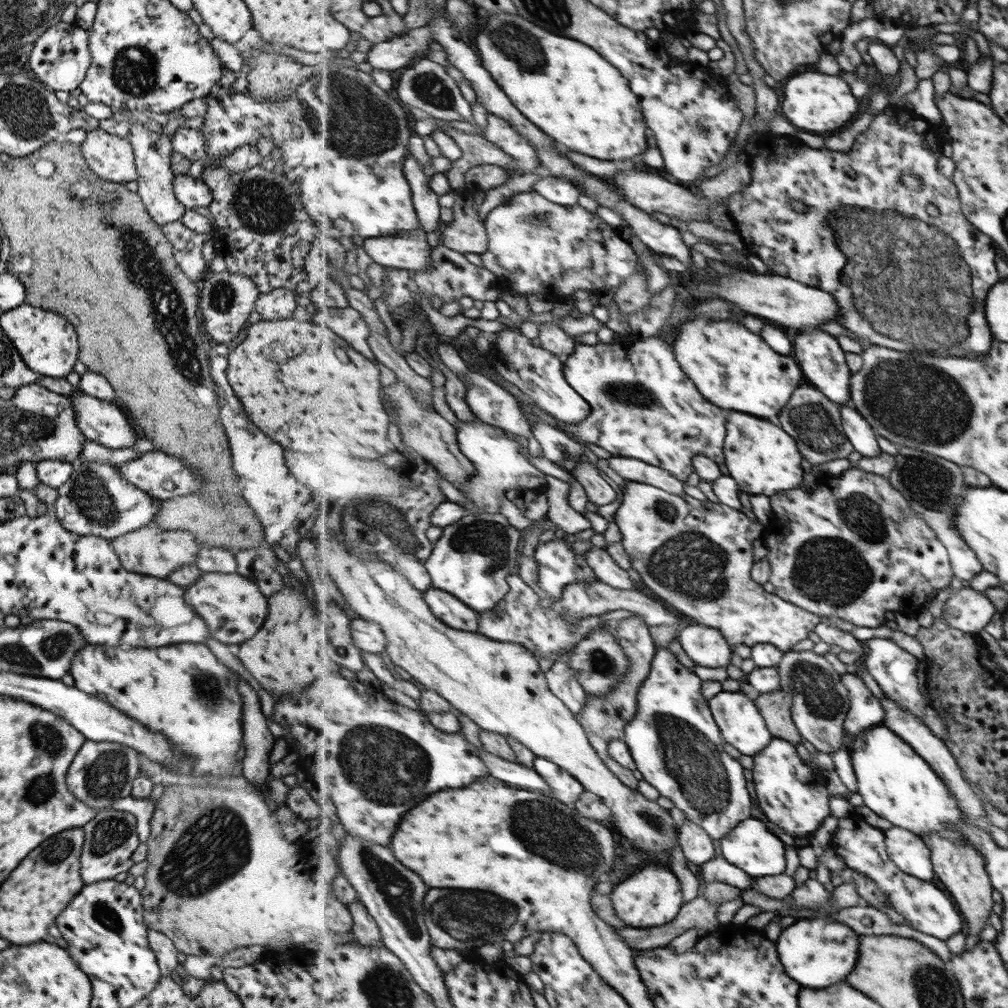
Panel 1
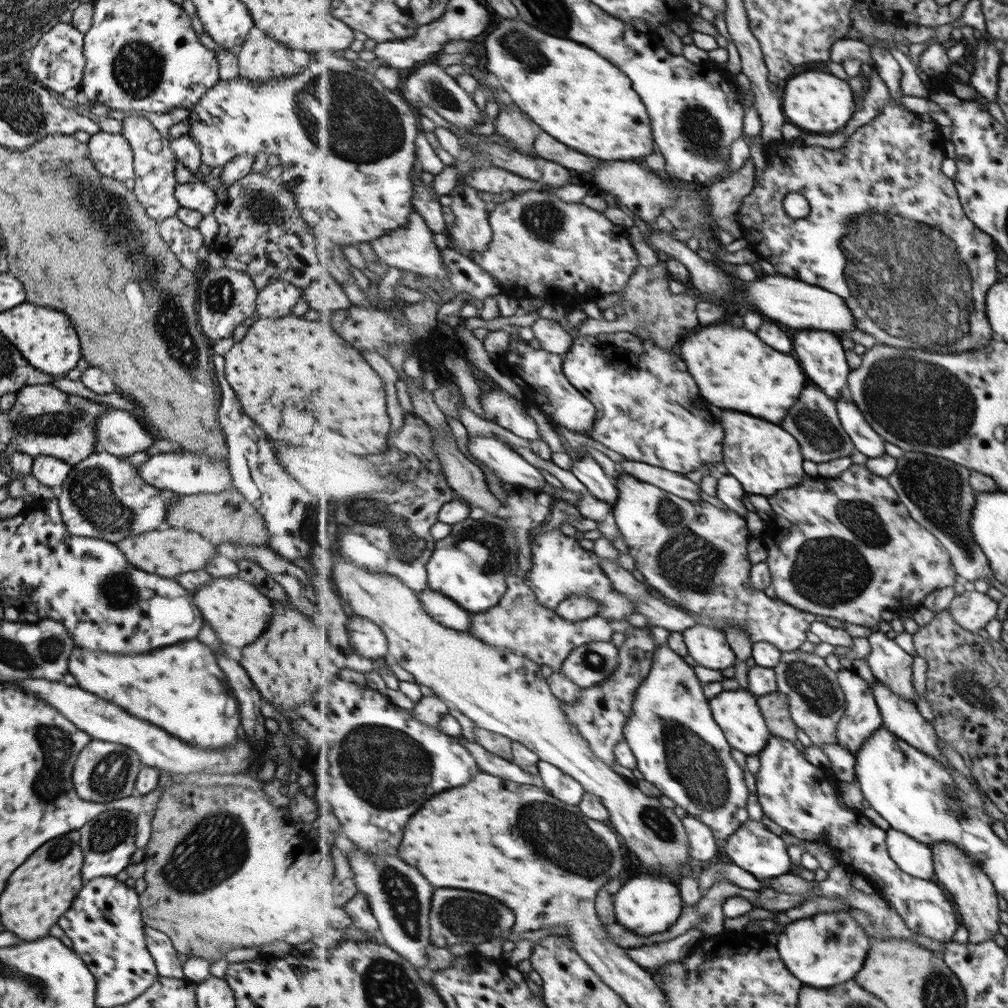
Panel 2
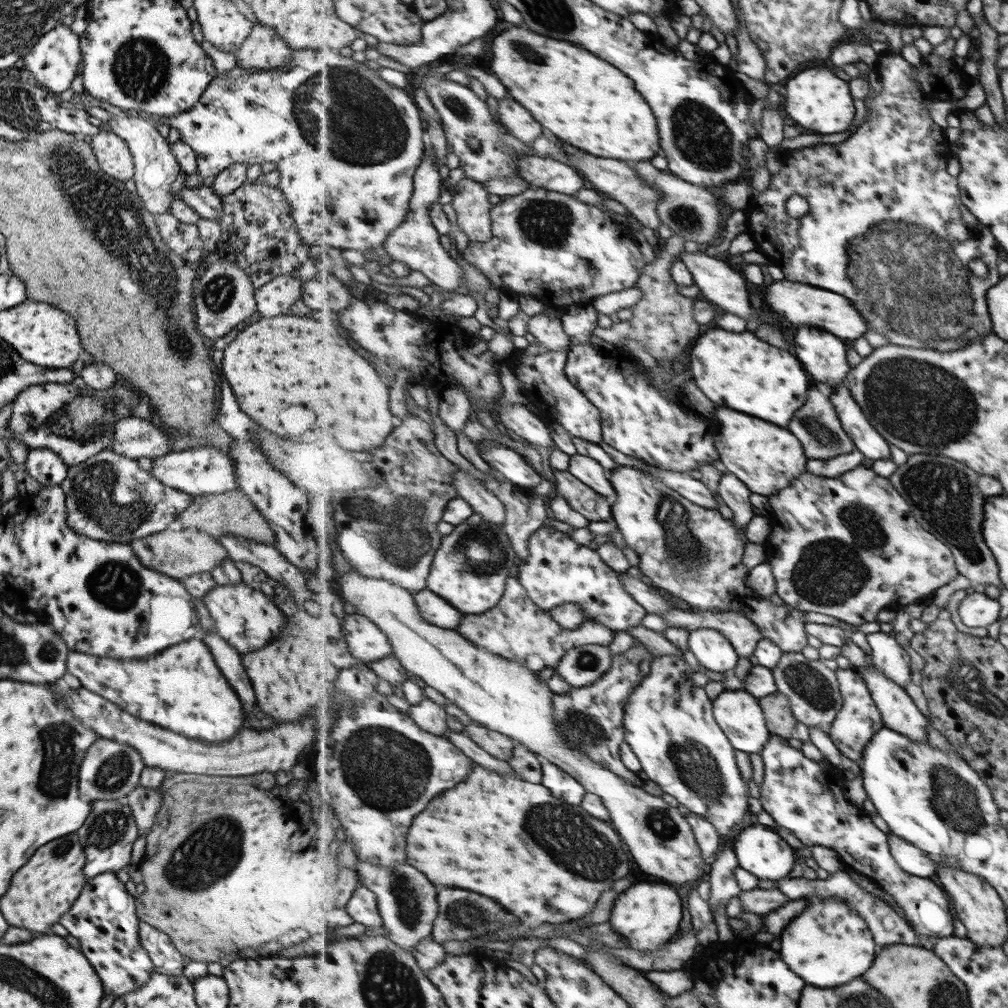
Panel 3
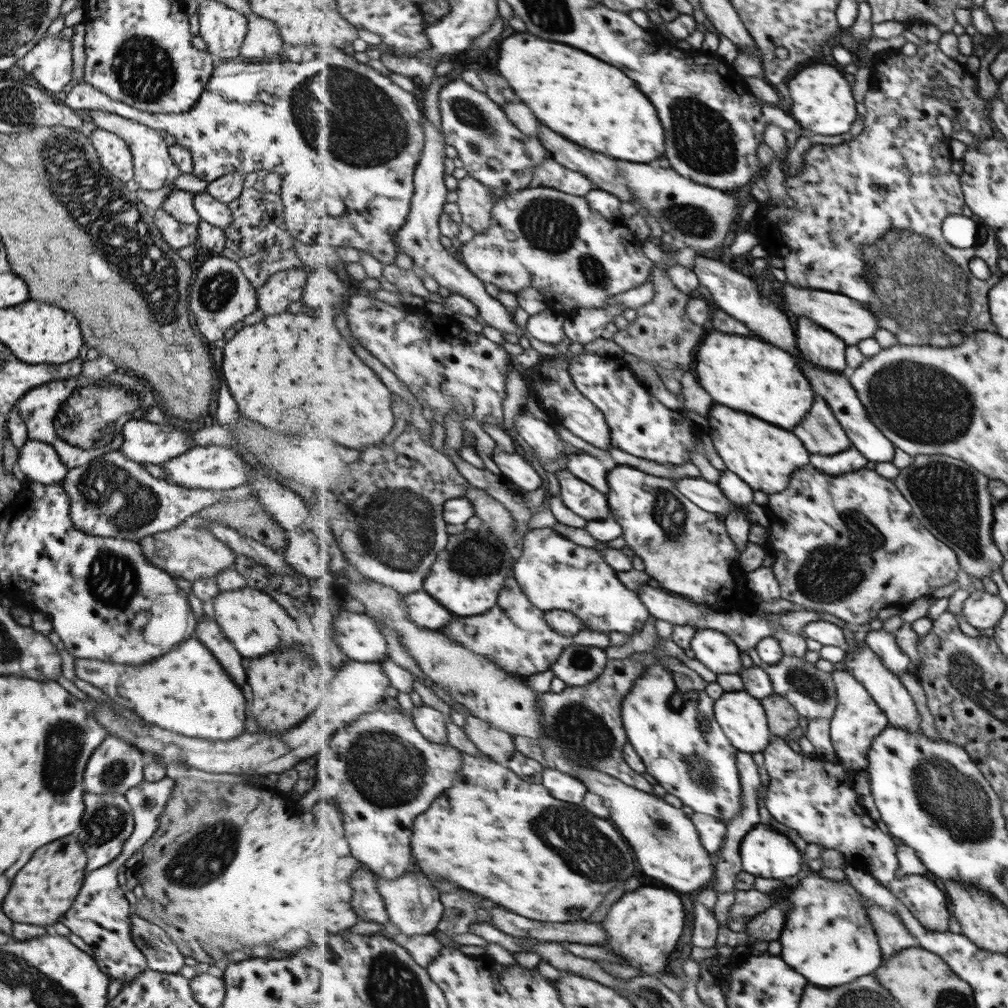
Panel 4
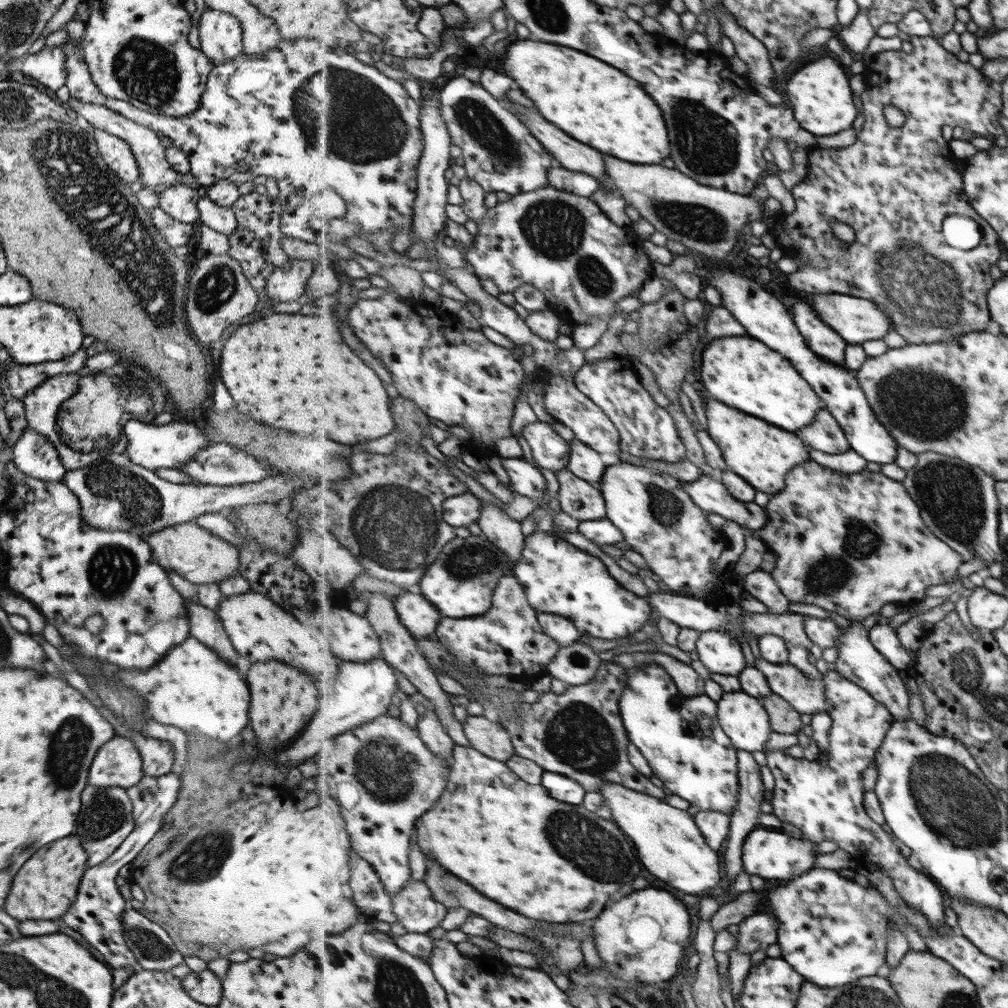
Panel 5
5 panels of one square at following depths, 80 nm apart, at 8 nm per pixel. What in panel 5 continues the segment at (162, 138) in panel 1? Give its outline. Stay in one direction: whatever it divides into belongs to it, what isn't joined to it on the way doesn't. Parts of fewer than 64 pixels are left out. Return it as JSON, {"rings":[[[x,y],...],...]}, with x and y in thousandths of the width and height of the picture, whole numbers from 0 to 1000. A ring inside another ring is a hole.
{"rings":[[[70,96],[67,97],[66,103],[71,109],[74,109],[77,114],[82,115],[93,129],[97,128],[113,134],[128,145],[134,156],[136,167],[138,168],[137,179],[141,184],[151,186],[163,183],[169,184],[180,180],[180,174],[177,171],[174,171],[164,159],[164,147],[160,145],[160,139],[154,134],[153,130],[150,130],[147,126],[139,125],[139,123],[124,117],[99,103],[83,102]]]}

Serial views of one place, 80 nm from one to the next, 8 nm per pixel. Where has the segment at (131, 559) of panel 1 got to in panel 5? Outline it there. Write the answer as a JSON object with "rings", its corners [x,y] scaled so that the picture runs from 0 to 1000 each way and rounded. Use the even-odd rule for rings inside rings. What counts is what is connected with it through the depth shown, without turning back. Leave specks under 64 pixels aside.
{"rings":[[[190,517],[163,523],[159,527],[144,532],[143,537],[150,545],[154,559],[162,564],[178,569],[188,578],[216,579],[236,569],[236,563],[239,562],[235,543],[209,531],[206,526]]]}

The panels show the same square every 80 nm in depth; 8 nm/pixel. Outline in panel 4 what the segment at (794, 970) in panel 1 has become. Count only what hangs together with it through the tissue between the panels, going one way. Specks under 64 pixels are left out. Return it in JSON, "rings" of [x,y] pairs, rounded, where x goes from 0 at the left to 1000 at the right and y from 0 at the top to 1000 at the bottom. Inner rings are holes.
{"rings":[[[811,865],[797,871],[787,883],[778,881],[773,886],[783,900],[773,933],[775,948],[805,976],[836,978],[866,966],[876,956],[876,944],[861,901],[843,876],[817,871]]]}

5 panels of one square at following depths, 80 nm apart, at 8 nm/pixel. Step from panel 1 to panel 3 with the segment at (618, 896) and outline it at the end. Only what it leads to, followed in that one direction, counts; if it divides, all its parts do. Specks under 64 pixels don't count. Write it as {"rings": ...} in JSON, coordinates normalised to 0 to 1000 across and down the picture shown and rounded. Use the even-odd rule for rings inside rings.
{"rings":[[[638,875],[626,879],[612,891],[605,916],[621,931],[624,940],[636,942],[638,945],[648,945],[674,927],[676,913],[678,913],[678,893],[668,878],[662,875],[660,877]]]}

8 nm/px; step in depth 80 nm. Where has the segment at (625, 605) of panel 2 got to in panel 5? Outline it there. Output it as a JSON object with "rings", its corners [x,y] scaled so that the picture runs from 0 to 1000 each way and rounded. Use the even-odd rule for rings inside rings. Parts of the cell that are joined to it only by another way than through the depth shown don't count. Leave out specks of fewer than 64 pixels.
{"rings":[[[531,526],[522,534],[522,544],[519,545],[518,555],[511,561],[510,570],[522,584],[524,595],[535,608],[548,608],[564,613],[570,617],[570,622],[577,631],[598,635],[622,635],[626,629],[634,627],[642,619],[648,605],[644,595],[613,580],[604,565],[600,564],[600,560],[586,552],[586,548],[578,548],[578,544],[570,544],[570,540],[564,540],[545,527]]]}

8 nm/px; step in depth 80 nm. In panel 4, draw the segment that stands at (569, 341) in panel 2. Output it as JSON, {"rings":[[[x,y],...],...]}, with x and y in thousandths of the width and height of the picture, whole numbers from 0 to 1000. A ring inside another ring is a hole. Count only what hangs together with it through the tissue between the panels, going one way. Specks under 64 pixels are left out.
{"rings":[[[544,306],[531,313],[526,313],[522,325],[533,337],[550,343],[562,333],[561,318],[560,313],[552,312],[548,306]]]}

